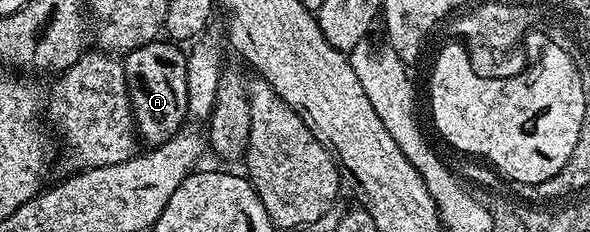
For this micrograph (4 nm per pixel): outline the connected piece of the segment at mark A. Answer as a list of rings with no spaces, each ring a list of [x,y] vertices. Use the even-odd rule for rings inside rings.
[[[158,39],[139,46],[123,59],[126,85],[129,89],[131,111],[134,114],[135,129],[138,138],[147,143],[146,146],[159,146],[171,139],[183,126],[187,119],[188,94],[186,92],[186,52],[179,49],[174,42]]]

